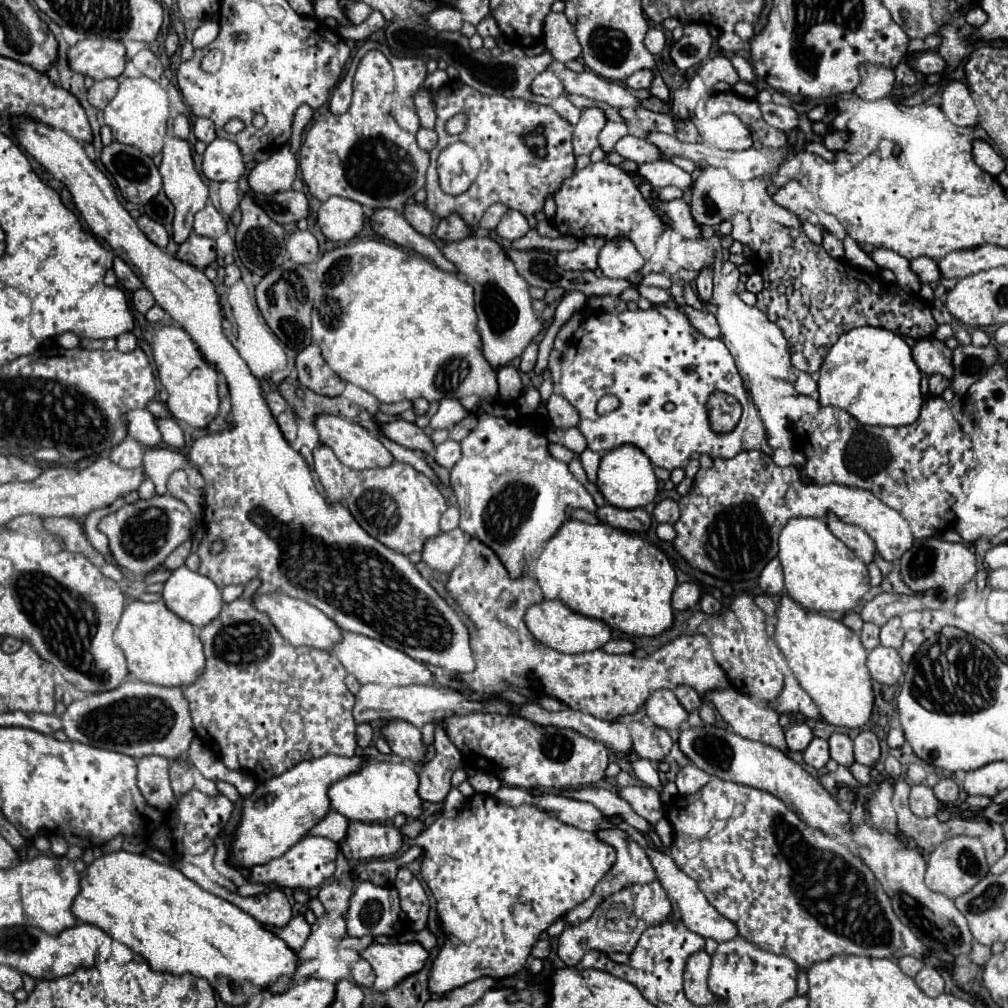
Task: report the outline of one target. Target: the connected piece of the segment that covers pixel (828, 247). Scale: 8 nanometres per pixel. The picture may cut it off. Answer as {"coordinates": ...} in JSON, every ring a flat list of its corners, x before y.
{"coordinates":[[823,231,823,243,821,245,825,247,825,251,833,259,843,259,843,243,835,235,831,235,829,231]]}

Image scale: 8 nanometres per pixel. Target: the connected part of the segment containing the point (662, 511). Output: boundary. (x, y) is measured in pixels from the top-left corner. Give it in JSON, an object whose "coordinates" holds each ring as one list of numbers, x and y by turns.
{"coordinates":[[665,499,661,501,657,507,655,507,655,519,657,523,669,523,669,525,675,525,677,519,679,519,679,505,671,499]]}

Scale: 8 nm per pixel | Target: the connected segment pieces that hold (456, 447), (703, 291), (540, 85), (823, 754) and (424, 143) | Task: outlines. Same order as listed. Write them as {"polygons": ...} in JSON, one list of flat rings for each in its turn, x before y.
{"polygons":[[[447,439,445,443,435,447,435,461,447,469,451,469,461,459,461,445,453,439]],[[709,267,709,269,701,269,695,285,697,285,699,299,701,299,703,303,709,303,711,297,713,297,713,269,711,269,711,267]],[[543,71,543,73,539,73,533,79,531,93,555,99,555,97,559,97,563,93,563,83,561,83,561,79,553,71]],[[813,739,809,743,809,747,803,751,803,761,805,765,809,765,815,771,821,771,827,761,829,761,829,743,825,739]],[[421,127,415,137,417,137,417,145,419,145,423,151,431,151,431,149,435,147,435,143,437,143,437,133,435,133,433,129]]]}

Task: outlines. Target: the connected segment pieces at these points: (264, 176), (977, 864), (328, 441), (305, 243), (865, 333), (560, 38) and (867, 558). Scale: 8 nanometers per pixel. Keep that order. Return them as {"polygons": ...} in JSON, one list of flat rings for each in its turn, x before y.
{"polygons":[[[285,143,269,155,269,159,259,161,247,175,249,187,255,193,273,195,279,191,289,191,297,175,297,157,291,151,291,145]],[[957,835,947,841,943,841,931,855,927,863,927,873,925,873,925,883,931,891,943,893,949,899,957,899,969,889,973,889,985,875,989,873,987,861,985,861,985,847,977,837,967,837,967,835]],[[317,415,315,417,315,427,319,431,319,441,321,445,327,445,333,449,333,453,339,457,339,461,345,467,351,469,373,469,373,467,387,467,393,461,393,455,381,445,381,441,361,427,359,423,345,419,341,415]],[[295,231,289,235,287,251,293,261,297,261,301,265,309,265,317,259,319,245,317,245,317,239,313,237,311,231]],[[857,327,839,337,819,369,819,403,845,409,863,425,903,427,919,417,921,371,911,357,909,345,893,331]],[[549,13,543,27,543,43,545,49,553,55,555,61,567,63,571,59,579,59,581,45,577,41,575,29,565,13]],[[827,513,825,521,827,521,829,531,837,539,841,539,859,559,863,559,863,563,871,563,873,561,875,545,873,545,873,539,863,529,859,529,855,525,849,525,849,523,843,523,835,513]]]}

